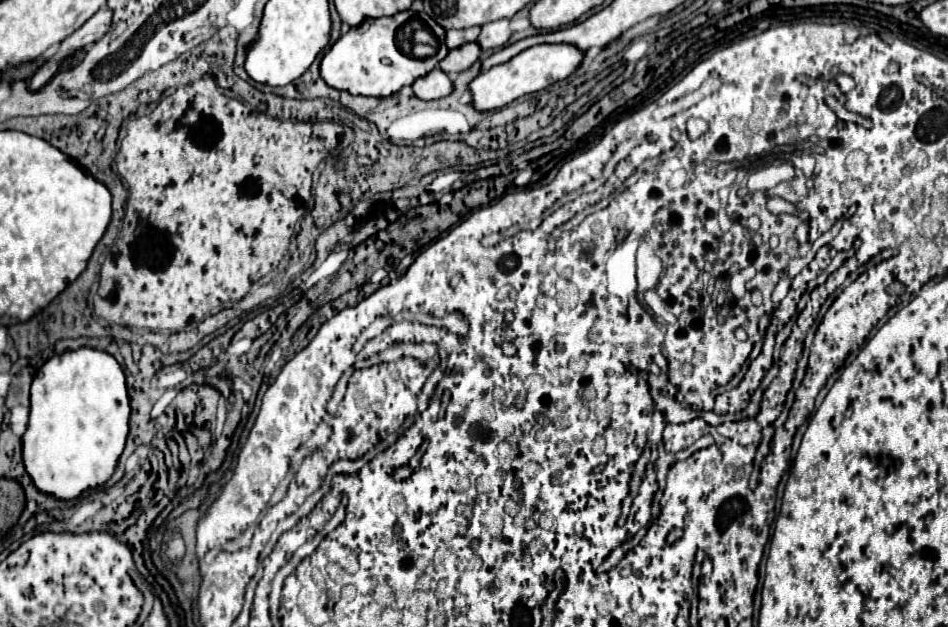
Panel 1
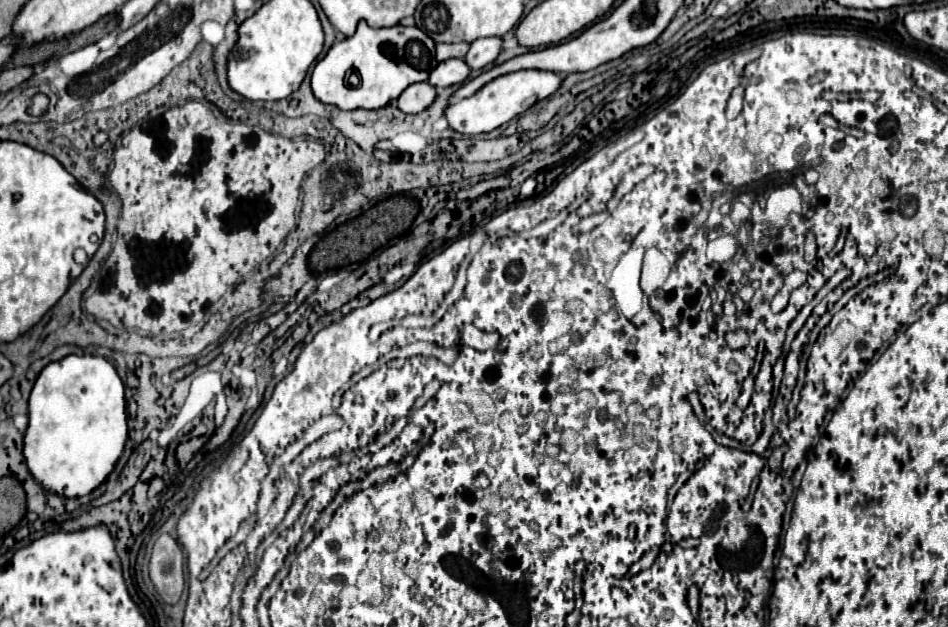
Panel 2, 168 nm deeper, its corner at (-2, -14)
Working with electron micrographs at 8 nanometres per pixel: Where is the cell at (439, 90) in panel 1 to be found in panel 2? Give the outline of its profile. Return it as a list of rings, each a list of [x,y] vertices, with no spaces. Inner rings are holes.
[[[413,83],[401,93],[401,97],[397,99],[397,105],[403,113],[419,113],[431,107],[435,97],[437,97],[437,91],[435,87],[431,87],[431,83]]]

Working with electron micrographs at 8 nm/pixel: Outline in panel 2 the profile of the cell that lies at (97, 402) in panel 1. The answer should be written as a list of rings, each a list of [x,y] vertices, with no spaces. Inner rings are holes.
[[[67,355],[61,361],[49,363],[33,385],[29,397],[29,427],[25,431],[25,463],[45,491],[67,499],[83,497],[97,489],[109,473],[113,473],[123,453],[127,431],[125,385],[115,367],[105,357]]]

